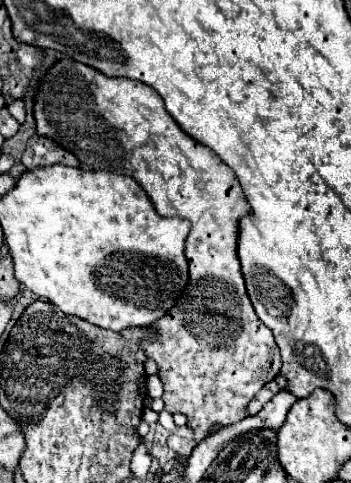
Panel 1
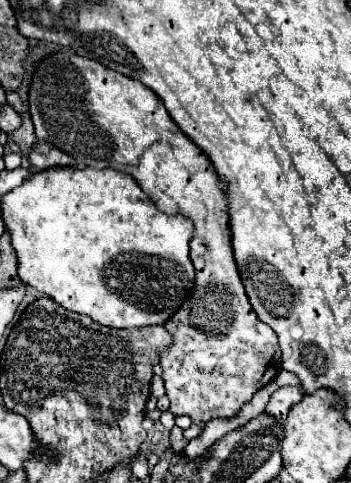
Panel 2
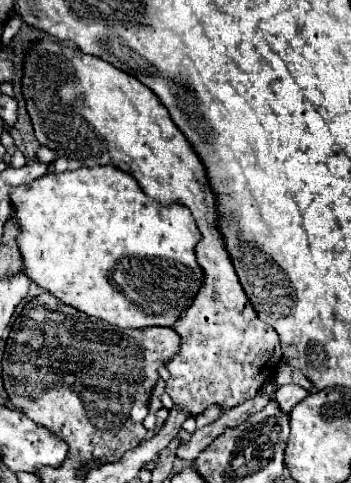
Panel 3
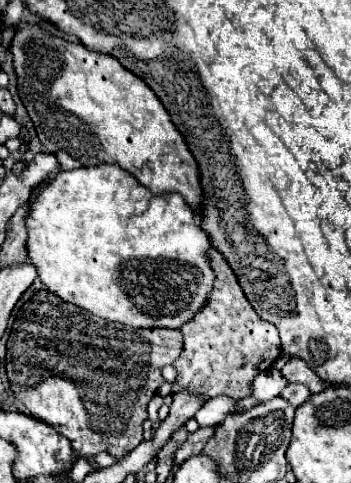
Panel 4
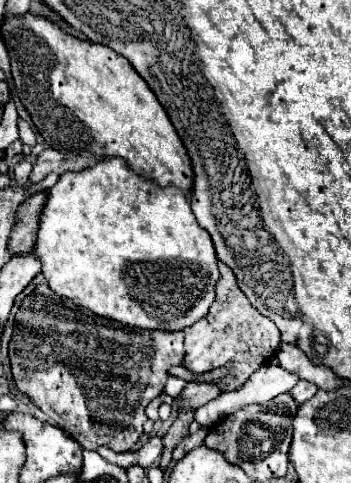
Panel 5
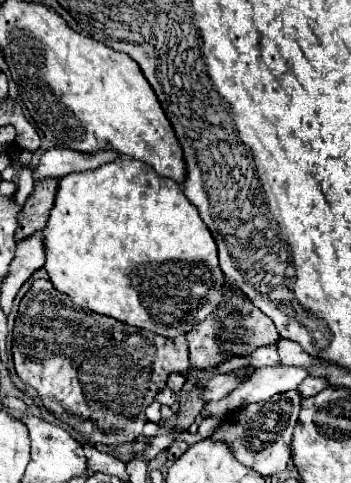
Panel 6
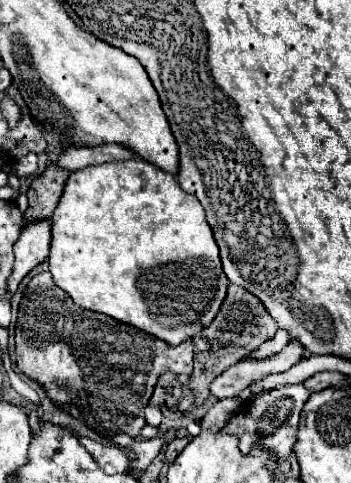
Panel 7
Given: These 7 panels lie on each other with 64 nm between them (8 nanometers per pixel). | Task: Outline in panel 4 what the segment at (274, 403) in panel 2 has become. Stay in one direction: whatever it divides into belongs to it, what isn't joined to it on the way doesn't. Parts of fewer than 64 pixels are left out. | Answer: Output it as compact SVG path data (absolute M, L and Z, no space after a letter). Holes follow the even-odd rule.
M288 384L288 386L280 392L280 396L282 396L284 400L288 400L288 404L292 404L292 406L296 408L296 406L304 404L304 402L310 398L310 390L308 390L306 386L302 386L302 384Z

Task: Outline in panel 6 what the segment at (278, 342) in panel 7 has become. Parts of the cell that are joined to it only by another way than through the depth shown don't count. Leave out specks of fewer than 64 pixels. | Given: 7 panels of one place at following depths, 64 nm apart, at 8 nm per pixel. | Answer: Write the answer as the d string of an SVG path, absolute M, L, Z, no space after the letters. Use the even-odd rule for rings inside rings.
M276 344L272 348L260 348L260 352L256 352L256 356L252 356L250 364L254 368L258 366L268 366L268 364L276 364L278 362L278 350L276 350Z

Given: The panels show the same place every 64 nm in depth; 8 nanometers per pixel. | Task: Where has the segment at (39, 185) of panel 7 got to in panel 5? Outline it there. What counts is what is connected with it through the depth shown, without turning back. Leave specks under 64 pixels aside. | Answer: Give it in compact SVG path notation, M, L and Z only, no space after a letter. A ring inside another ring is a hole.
M44 192L30 196L24 204L20 204L16 212L16 224L10 232L8 240L8 252L12 256L20 256L30 252L32 240L36 240L36 220L40 214L40 208L44 206Z

